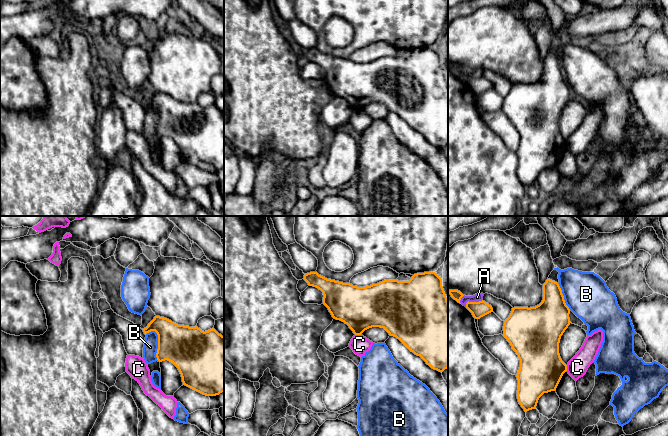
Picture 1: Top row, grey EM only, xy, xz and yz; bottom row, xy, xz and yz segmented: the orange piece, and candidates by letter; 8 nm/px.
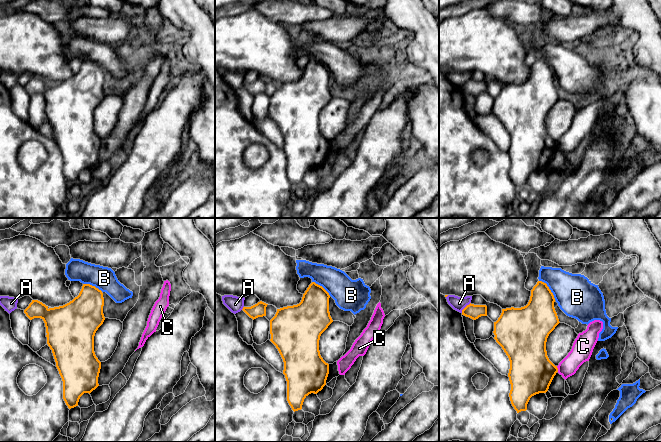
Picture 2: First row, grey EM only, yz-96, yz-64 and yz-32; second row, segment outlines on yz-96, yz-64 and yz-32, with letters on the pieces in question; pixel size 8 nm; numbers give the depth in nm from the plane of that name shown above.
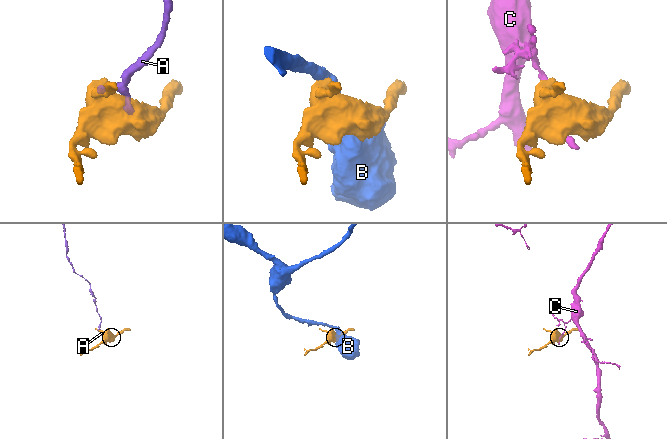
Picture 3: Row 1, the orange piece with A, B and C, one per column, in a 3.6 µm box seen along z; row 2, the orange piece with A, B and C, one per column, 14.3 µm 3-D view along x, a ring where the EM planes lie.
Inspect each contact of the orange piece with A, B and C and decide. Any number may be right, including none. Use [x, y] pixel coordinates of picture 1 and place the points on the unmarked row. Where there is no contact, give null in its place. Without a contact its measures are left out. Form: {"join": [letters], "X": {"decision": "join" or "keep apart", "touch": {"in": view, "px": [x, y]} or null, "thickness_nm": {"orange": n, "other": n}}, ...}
{"join": [], "A": {"decision": "keep apart", "touch": {"in": "yz", "px": [472, 78]}, "thickness_nm": {"orange": 130, "other": 70}}, "B": {"decision": "keep apart", "touch": {"in": "xy", "px": [158, 121]}, "thickness_nm": {"orange": 360, "other": 110}}, "C": {"decision": "keep apart", "touch": {"in": "xz", "px": [358, 110]}, "thickness_nm": {"orange": 340, "other": 150}}}

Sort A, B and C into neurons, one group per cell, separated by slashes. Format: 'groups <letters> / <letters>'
groups A / B / C

